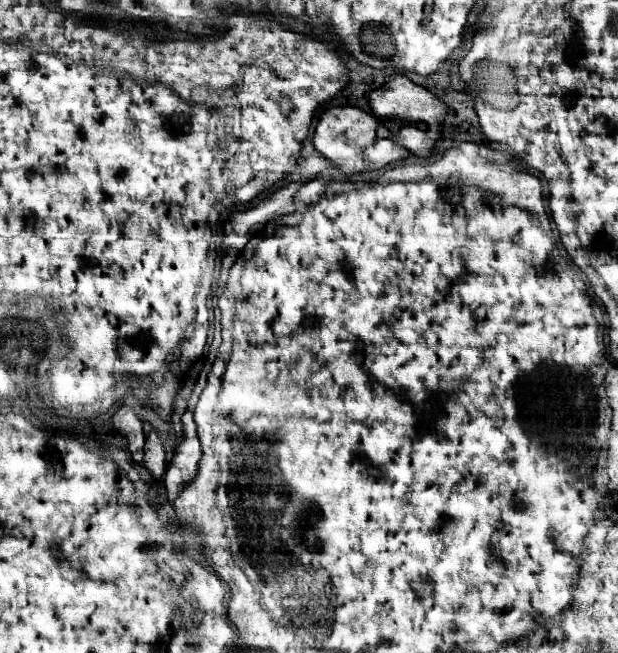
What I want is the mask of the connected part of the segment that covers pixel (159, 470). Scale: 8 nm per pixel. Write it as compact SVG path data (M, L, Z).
M144 423L144 433L146 433L146 443L144 443L144 465L150 471L154 479L160 479L164 475L166 463L164 463L164 449L162 449L162 439L154 433L150 423Z

